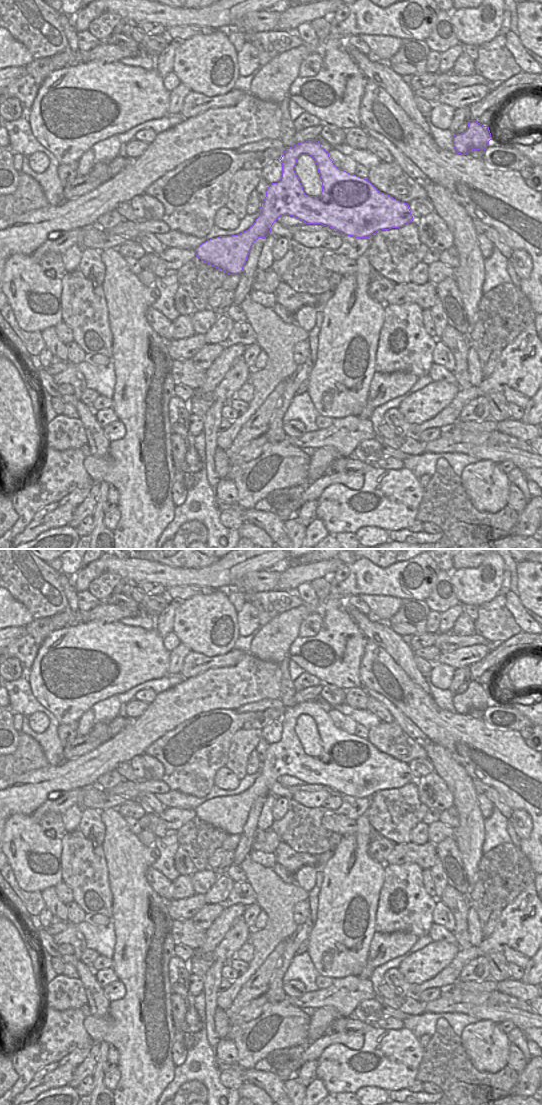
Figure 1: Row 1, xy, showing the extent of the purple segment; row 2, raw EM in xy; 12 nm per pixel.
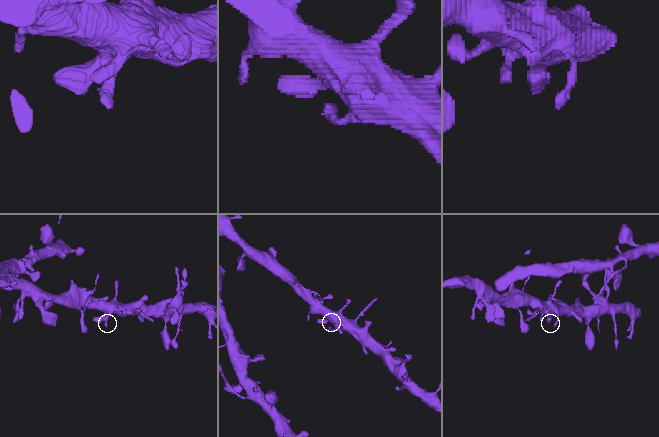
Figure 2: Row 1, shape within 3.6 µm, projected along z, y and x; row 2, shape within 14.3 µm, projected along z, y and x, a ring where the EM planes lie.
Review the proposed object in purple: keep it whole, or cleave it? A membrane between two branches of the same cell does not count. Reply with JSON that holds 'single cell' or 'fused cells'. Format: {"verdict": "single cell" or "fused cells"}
{"verdict": "single cell"}

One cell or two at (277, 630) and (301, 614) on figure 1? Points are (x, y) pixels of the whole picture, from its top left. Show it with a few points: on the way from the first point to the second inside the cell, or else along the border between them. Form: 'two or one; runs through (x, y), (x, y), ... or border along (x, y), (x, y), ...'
one; runs through (283, 628), (295, 616)

